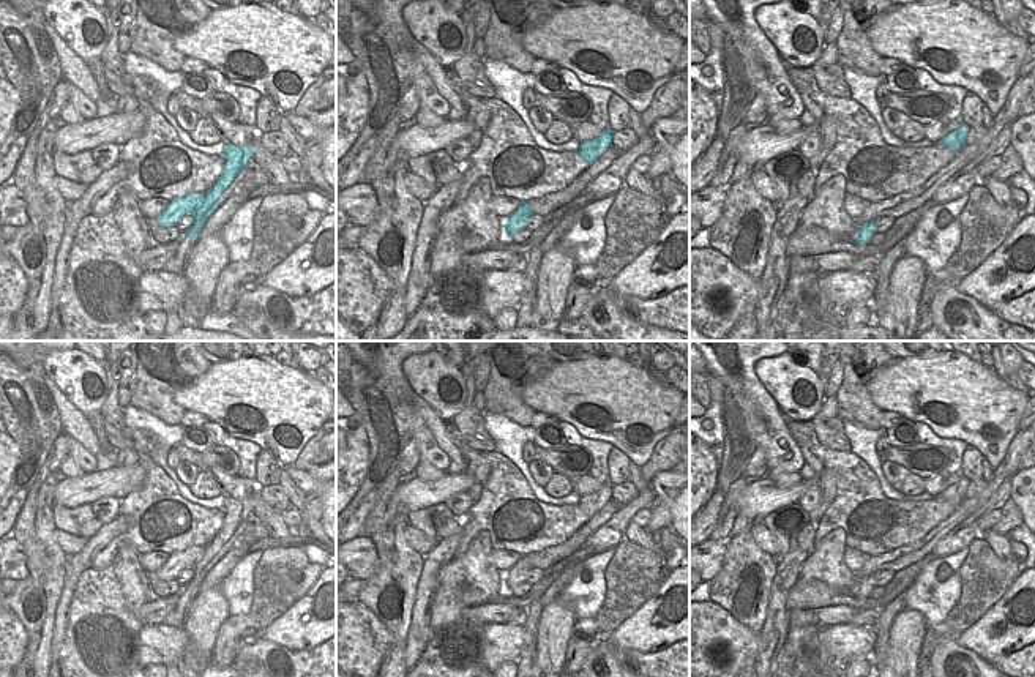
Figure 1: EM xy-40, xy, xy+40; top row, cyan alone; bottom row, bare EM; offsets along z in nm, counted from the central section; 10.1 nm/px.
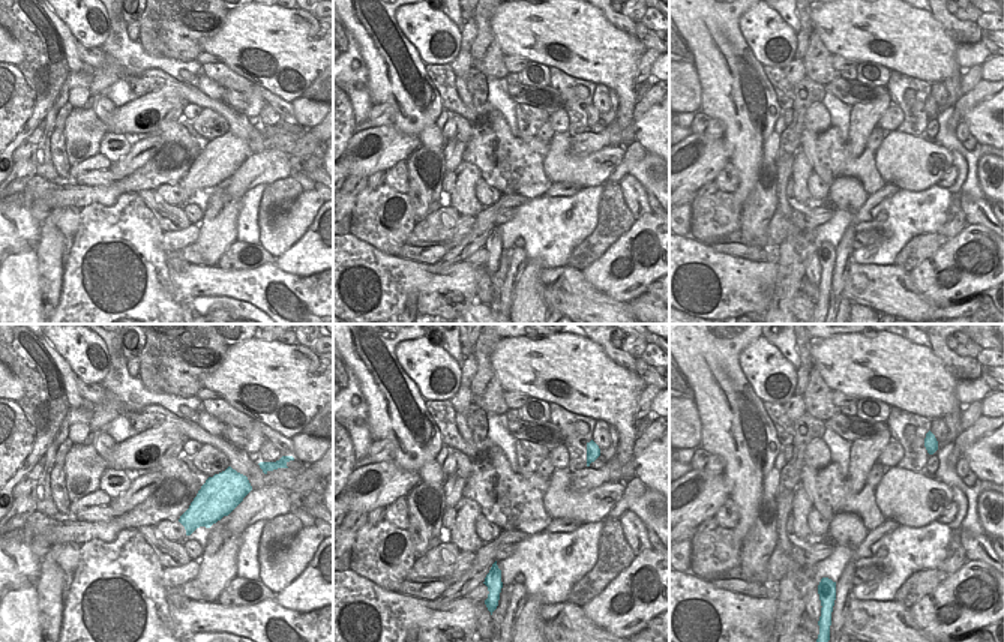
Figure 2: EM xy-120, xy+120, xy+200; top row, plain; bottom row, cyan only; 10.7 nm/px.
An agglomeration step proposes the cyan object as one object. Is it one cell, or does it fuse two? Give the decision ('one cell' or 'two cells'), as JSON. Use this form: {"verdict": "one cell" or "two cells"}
{"verdict": "two cells"}

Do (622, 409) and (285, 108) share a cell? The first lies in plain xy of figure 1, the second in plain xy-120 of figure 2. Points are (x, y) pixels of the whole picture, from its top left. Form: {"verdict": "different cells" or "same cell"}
{"verdict": "different cells"}

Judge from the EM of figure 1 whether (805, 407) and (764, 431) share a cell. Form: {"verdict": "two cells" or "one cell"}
{"verdict": "two cells"}

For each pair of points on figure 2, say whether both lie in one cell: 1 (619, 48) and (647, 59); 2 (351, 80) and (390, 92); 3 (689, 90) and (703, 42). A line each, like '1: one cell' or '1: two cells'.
1: two cells
2: two cells
3: two cells

